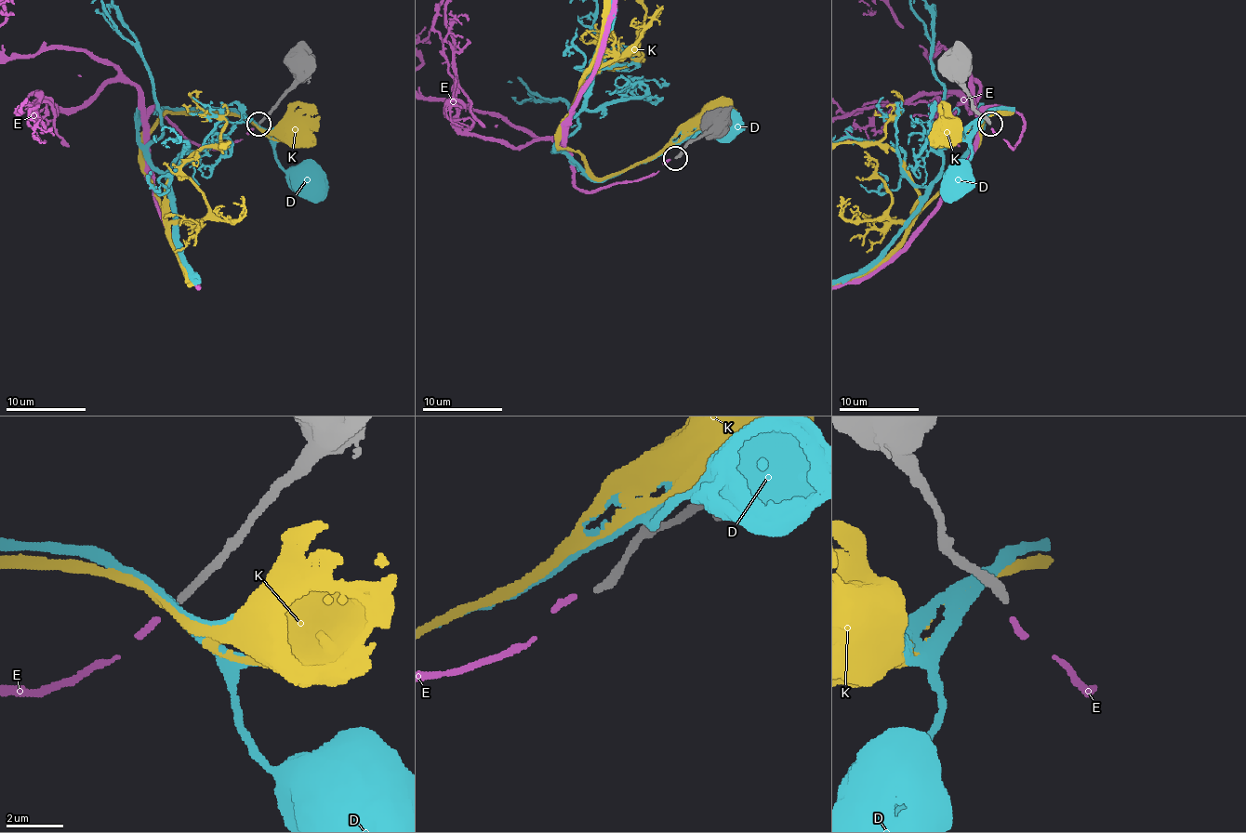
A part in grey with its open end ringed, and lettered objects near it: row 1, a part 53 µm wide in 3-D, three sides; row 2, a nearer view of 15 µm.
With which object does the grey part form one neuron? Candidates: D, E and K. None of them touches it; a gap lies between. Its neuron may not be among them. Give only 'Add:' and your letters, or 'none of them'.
Add: E

